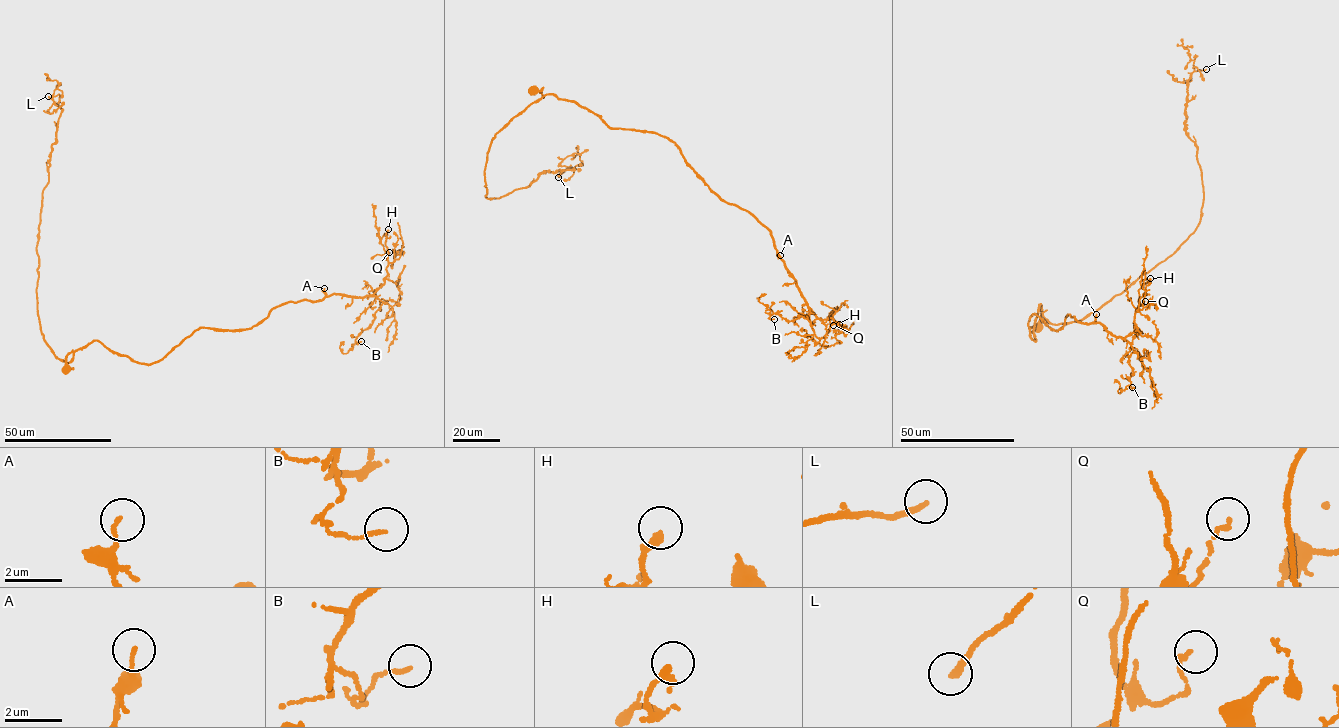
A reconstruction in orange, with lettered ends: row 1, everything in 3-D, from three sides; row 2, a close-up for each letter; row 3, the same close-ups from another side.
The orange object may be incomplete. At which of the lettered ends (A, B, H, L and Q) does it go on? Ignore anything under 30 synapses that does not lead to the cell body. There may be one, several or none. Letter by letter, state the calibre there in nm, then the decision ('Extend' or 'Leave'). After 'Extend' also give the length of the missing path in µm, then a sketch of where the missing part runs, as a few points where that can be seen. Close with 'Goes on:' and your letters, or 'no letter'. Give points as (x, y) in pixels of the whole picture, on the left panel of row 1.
A: Thickness 130 nm. Leave
B: Thickness 110 nm. Leave
H: Thickness 200 nm. Leave
L: Thickness 200 nm. Extend. Missing length about 20 µm. Course of what is missing: (48, 96), (50, 86), (39, 62)
Q: Thickness 140 nm. Leave
Goes on: L

